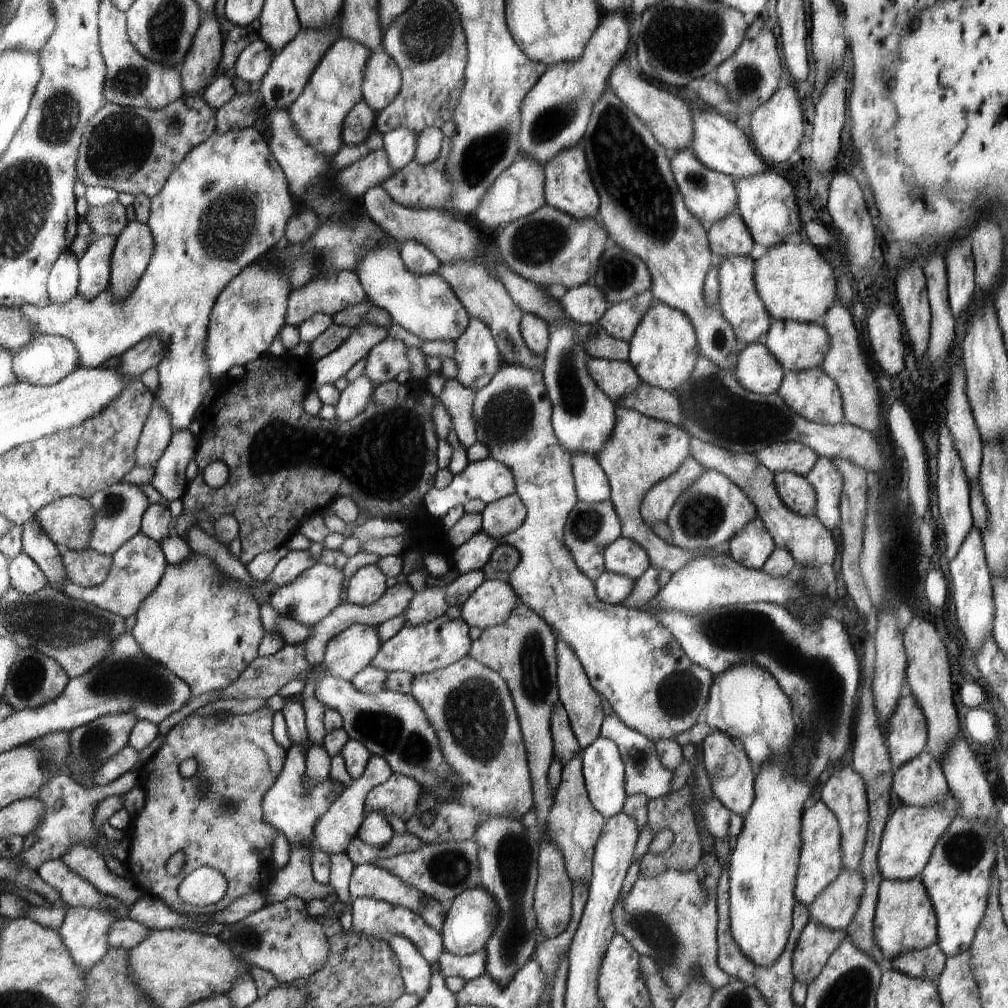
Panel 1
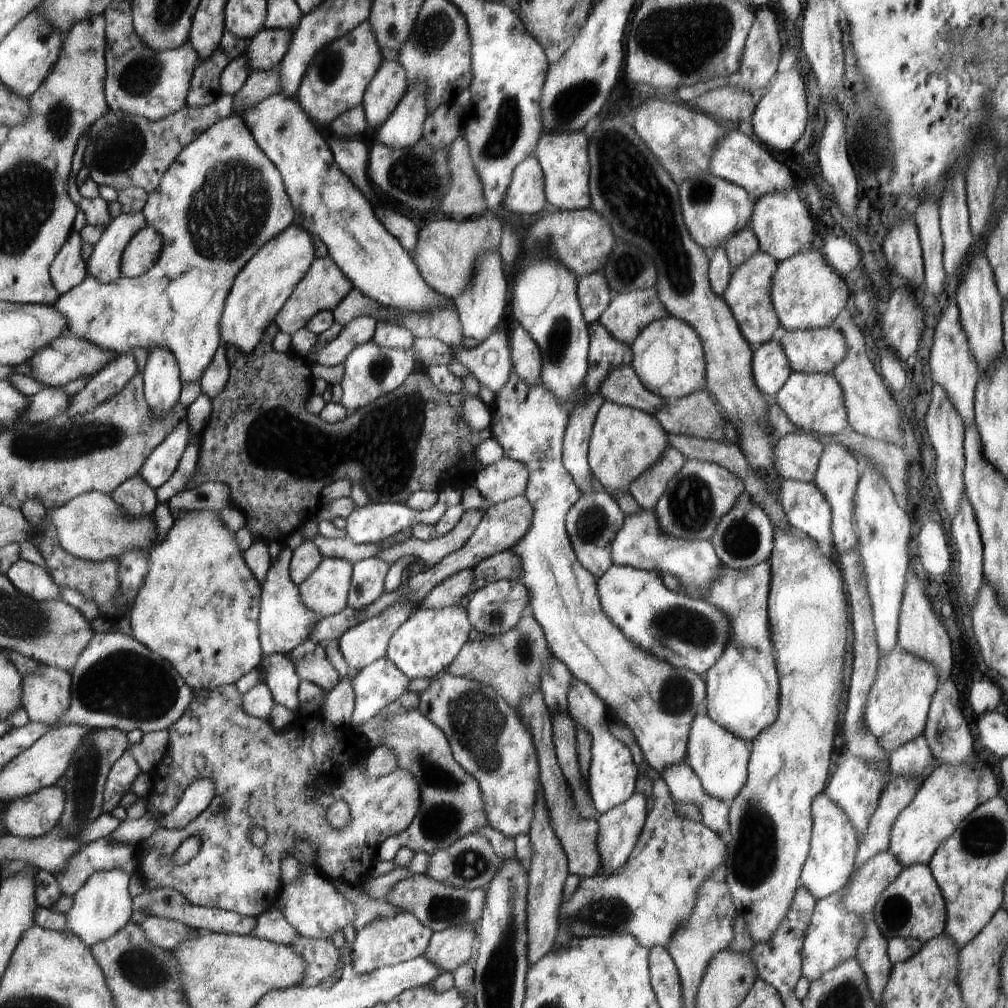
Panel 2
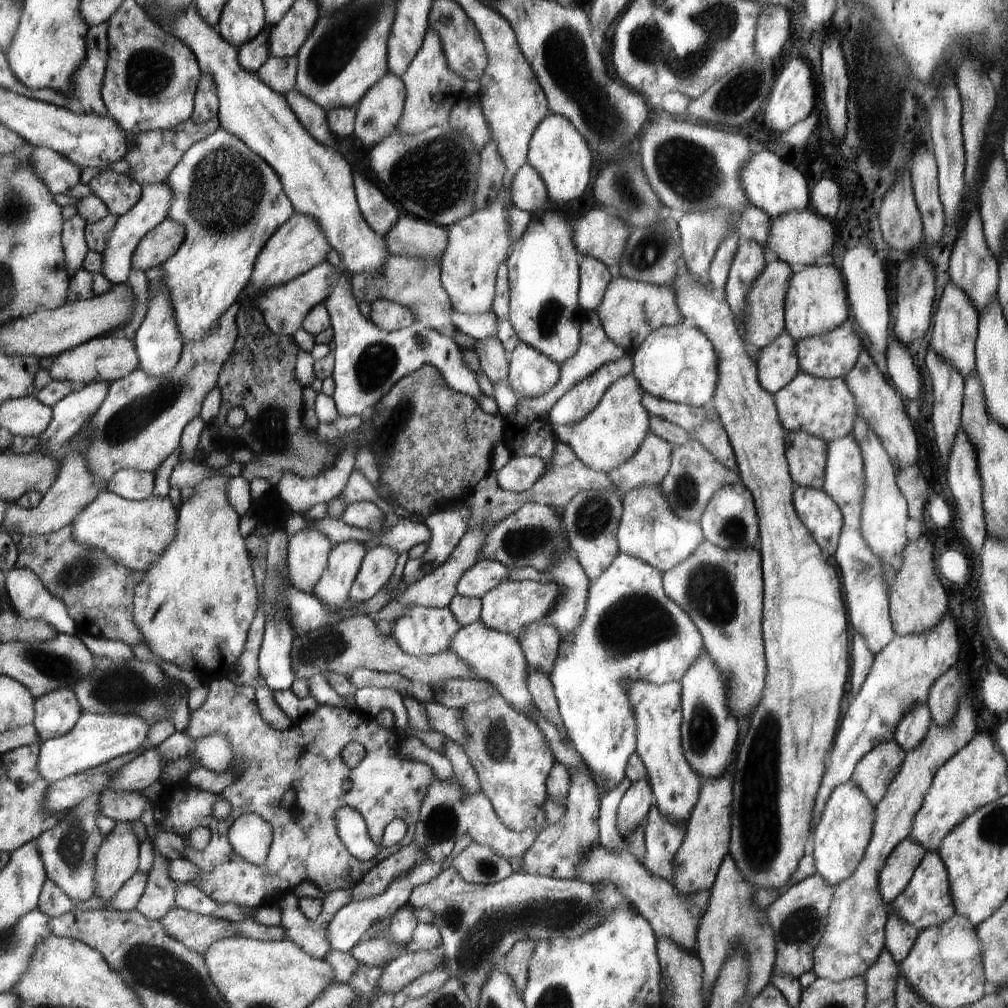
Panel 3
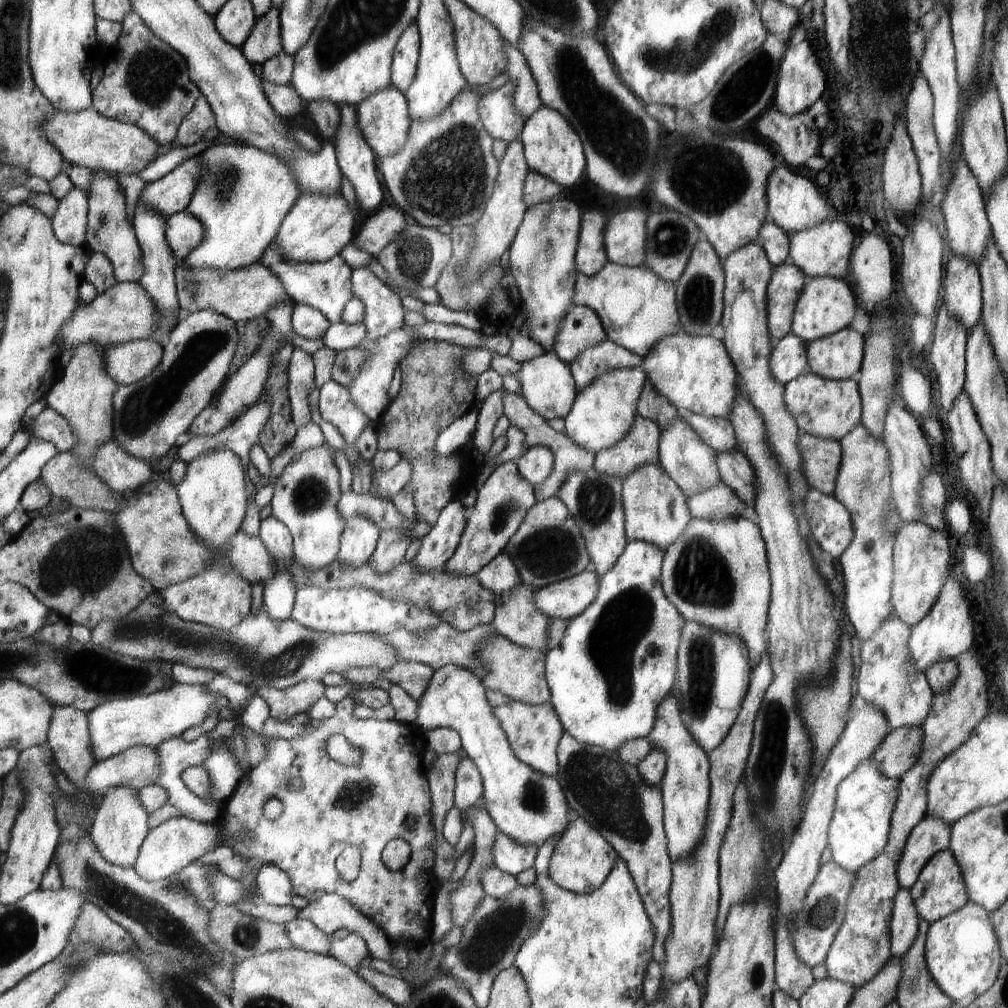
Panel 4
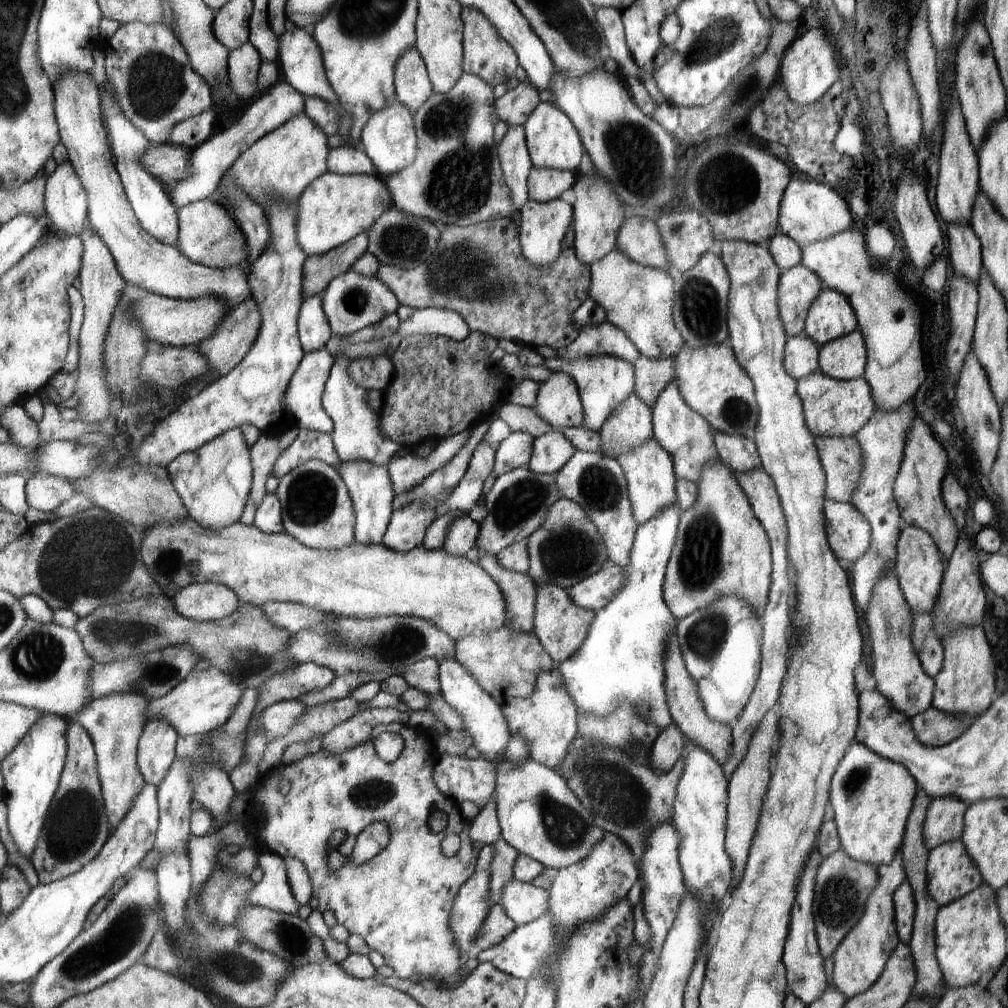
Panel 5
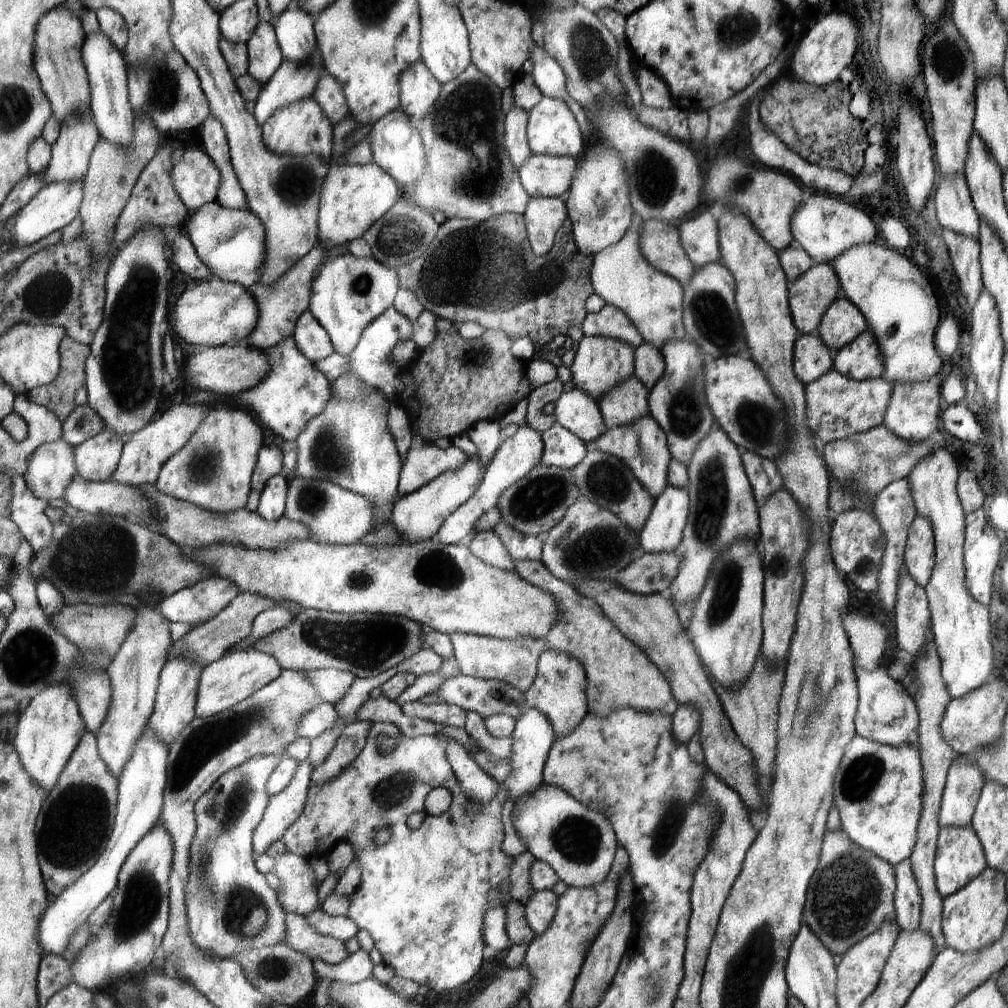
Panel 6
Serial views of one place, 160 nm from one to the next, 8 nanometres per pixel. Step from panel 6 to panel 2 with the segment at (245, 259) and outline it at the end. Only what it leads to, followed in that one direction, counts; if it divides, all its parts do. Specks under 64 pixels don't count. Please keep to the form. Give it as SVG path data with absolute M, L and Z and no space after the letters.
M150 226L138 231L127 244L121 260L121 274L136 278L146 275L159 259L163 245L161 234Z

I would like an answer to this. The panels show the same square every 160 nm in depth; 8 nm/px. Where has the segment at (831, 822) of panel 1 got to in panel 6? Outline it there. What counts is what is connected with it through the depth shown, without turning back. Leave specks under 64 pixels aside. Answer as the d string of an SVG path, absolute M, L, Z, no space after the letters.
M855 735L835 775L835 801L841 827L860 848L876 853L893 868L910 858L915 850L924 794L922 754L914 743L892 746Z

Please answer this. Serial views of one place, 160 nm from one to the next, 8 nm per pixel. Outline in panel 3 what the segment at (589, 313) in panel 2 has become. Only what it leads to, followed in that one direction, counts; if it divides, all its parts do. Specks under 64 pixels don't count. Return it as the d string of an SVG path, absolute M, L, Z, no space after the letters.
M583 256L581 258L581 267L579 268L581 278L579 280L579 302L582 308L587 312L597 312L604 300L604 292L607 291L610 281L610 272L608 267L600 260L592 258L592 256Z

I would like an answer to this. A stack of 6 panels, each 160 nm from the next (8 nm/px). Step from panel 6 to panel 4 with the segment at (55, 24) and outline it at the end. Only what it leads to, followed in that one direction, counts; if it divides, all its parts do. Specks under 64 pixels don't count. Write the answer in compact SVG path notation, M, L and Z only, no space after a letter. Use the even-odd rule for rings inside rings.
M96 171L90 180L90 192L87 194L90 215L88 216L85 250L104 254L113 267L113 274L117 282L139 283L144 275L142 249L138 246L128 214L126 214L126 200L118 188L118 182L112 174ZM184 261L176 264L176 288L179 289L179 304L183 313L198 312L198 310L214 310L228 316L236 324L240 320L248 321L268 316L272 308L278 304L292 304L295 308L294 300L280 282L280 278L274 276L274 272L263 266L261 263L252 262L248 266L230 270L230 272L220 272L212 268L192 268Z

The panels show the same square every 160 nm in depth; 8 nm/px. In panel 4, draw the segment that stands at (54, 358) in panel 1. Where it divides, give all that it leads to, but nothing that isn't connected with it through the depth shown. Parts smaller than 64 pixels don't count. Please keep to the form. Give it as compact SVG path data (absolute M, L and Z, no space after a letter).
M150 339L132 340L104 350L104 368L117 385L143 380L156 370L160 360L163 360L163 346Z

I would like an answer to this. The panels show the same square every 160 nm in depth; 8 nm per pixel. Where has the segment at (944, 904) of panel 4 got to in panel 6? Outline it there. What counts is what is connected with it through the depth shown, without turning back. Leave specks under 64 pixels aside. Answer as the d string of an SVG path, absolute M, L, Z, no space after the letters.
M966 825L965 827L940 827L935 851L933 862L935 885L943 898L954 895L962 887L966 887L968 882L974 880L976 876L988 867L982 843L971 825Z

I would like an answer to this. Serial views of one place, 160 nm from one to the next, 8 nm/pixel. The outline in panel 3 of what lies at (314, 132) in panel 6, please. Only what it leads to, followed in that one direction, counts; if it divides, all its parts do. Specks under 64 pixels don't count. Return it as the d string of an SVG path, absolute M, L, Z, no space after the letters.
M219 127L214 134L198 140L180 160L180 168L168 176L172 202L168 219L184 226L184 243L175 256L162 266L164 288L170 296L183 344L204 338L216 326L220 316L237 304L240 293L251 280L252 270L264 244L291 219L295 208L284 196L282 181L275 170L254 153L236 134Z

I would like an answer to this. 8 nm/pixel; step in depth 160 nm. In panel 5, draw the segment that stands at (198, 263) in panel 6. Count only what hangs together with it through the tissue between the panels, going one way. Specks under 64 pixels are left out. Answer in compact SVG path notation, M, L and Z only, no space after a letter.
M105 79L101 90L101 103L103 104L104 128L108 129L108 138L112 143L112 152L115 152L116 168L119 169L120 180L123 180L124 190L128 200L131 201L135 215L141 224L158 241L171 246L178 246L179 242L179 219L178 210L172 204L168 191L158 183L141 163L143 155L155 146L151 140L138 128L126 115L121 107L113 84Z

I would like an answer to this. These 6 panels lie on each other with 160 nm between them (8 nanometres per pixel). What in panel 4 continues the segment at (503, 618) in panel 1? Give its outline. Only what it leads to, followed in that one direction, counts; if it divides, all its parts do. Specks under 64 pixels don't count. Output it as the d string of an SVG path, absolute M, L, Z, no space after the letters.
M589 567L580 574L534 589L534 602L538 612L549 619L569 620L582 614L598 592L599 576Z

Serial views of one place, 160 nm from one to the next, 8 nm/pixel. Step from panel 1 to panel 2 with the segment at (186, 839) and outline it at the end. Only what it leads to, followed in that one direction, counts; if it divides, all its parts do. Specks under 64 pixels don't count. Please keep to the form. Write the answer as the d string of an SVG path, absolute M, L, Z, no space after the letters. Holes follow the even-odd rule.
M231 684L228 686L218 687L209 691L204 698L193 697L191 699L191 706L187 708L186 714L178 719L174 724L171 724L167 728L169 734L169 747L165 752L165 756L158 764L151 770L149 775L150 787L147 810L148 817L165 817L174 811L178 806L186 787L191 785L200 779L210 779L215 786L214 798L210 801L209 807L203 813L200 813L192 822L189 822L184 828L171 829L170 827L158 827L152 836L144 839L139 845L139 851L137 852L138 858L138 871L146 880L148 889L155 889L158 887L168 887L182 893L192 904L208 907L213 909L222 909L225 911L234 911L235 913L246 915L249 917L258 918L263 914L264 910L270 910L270 906L276 904L276 898L278 898L278 890L280 890L280 862L294 857L296 849L301 843L308 843L311 847L311 861L320 869L320 872L330 879L335 881L344 881L350 885L360 885L364 883L367 878L371 877L372 866L378 859L378 848L383 840L388 837L395 837L396 835L407 830L414 822L415 816L419 812L420 803L422 803L422 789L420 782L416 780L416 776L413 776L411 772L406 769L396 767L392 772L379 776L378 778L369 778L368 772L366 772L366 760L368 756L374 752L374 746L369 743L368 739L365 739L364 735L360 735L355 726L348 724L337 725L331 720L328 720L327 716L324 716L324 711L319 710L316 714L304 714L301 717L298 716L292 727L284 730L276 730L270 721L261 718L251 717L243 709L243 695L237 691L236 685ZM337 800L346 801L351 810L351 822L349 825L341 831L334 830L334 827L328 822L327 810ZM255 826L261 826L267 832L267 839L263 847L254 846L250 840L248 840L248 831ZM196 837L201 842L200 852L186 864L177 865L173 863L172 857L176 849L186 838Z

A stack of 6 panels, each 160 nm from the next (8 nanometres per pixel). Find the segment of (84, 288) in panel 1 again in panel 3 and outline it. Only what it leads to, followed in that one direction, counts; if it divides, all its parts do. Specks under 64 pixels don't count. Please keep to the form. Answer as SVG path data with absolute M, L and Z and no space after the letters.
M154 182L148 186L142 186L142 194L140 200L136 202L133 208L126 212L123 216L118 217L116 220L116 227L112 236L108 238L106 250L101 253L102 255L102 274L111 282L112 285L126 284L131 269L131 259L138 242L146 232L161 224L168 217L168 210L170 210L170 202L172 202L172 188L168 186L168 182Z

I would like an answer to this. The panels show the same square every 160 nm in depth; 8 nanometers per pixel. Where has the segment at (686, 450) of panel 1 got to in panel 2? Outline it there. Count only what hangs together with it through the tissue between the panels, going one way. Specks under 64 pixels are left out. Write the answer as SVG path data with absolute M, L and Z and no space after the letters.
M604 401L596 417L587 452L591 474L612 496L620 490L627 491L632 480L645 473L667 451L670 445L667 433L655 415L614 401Z

